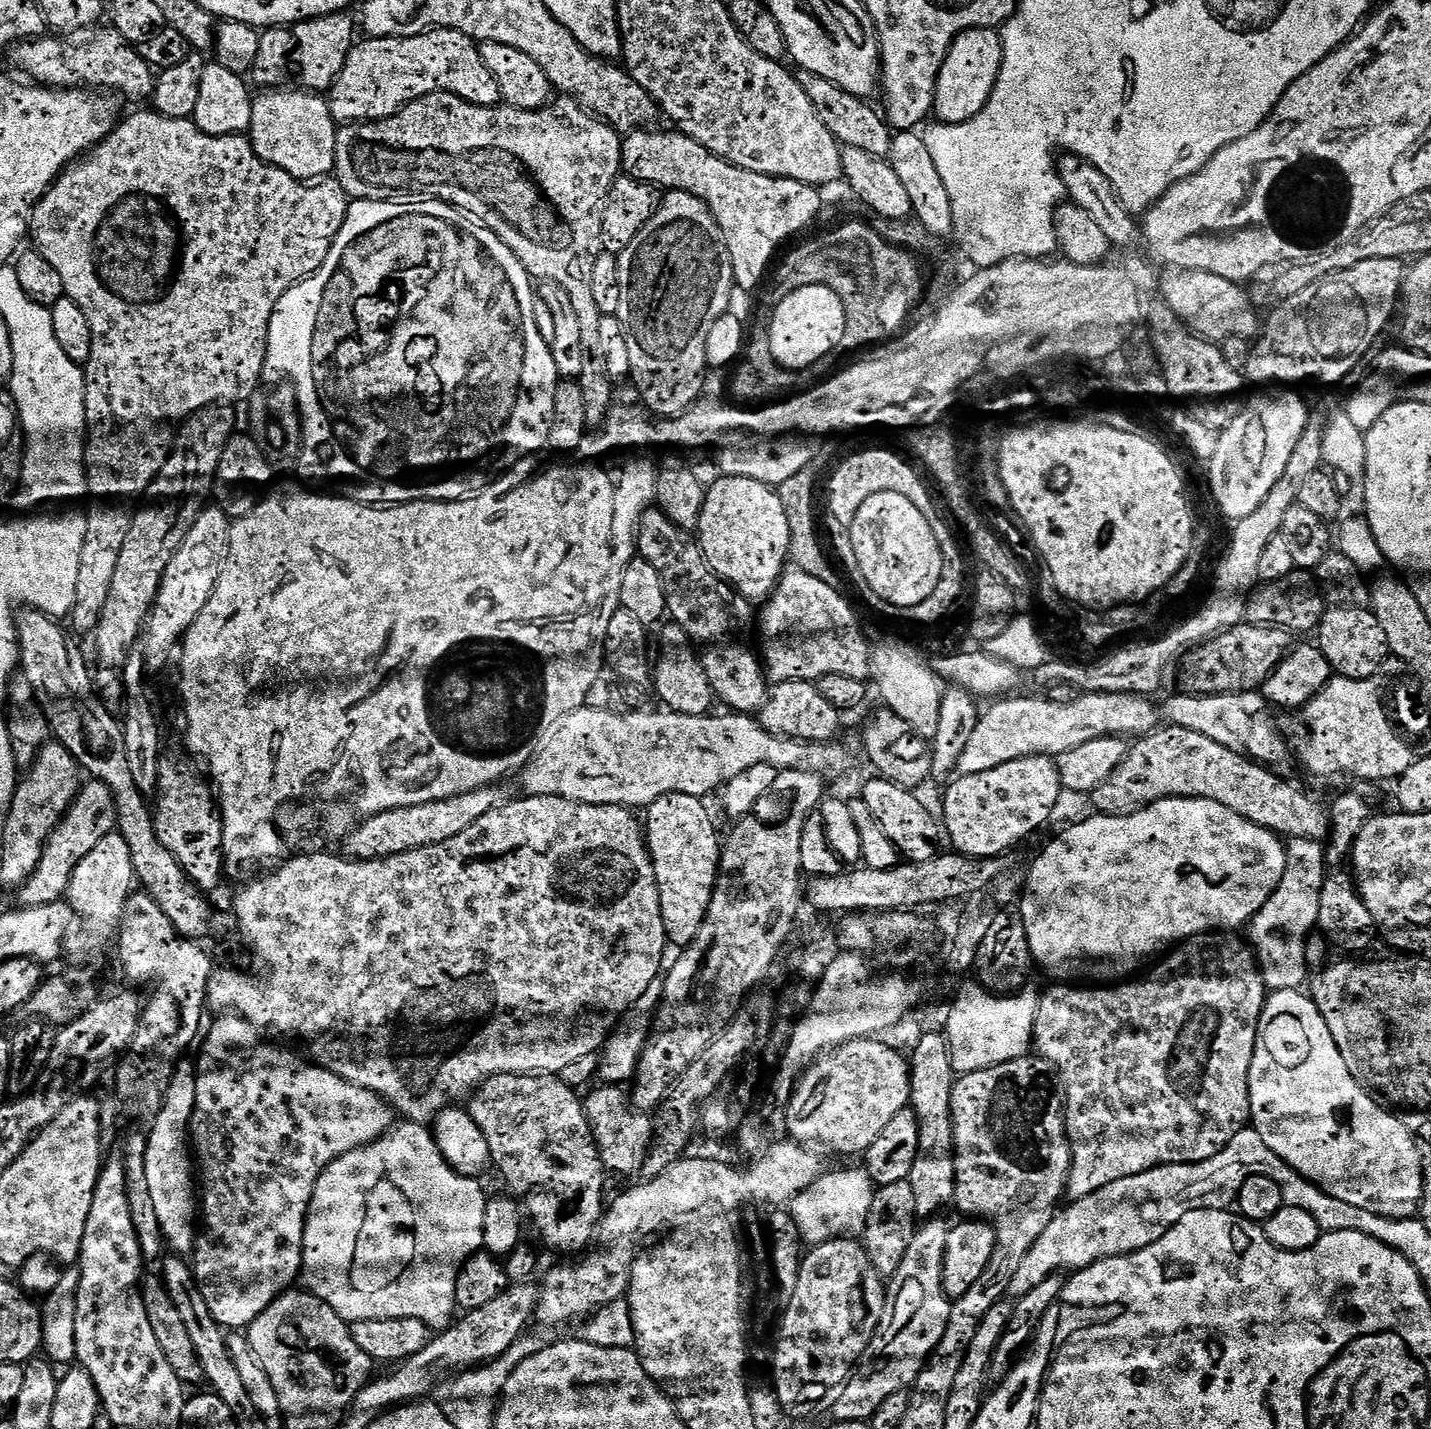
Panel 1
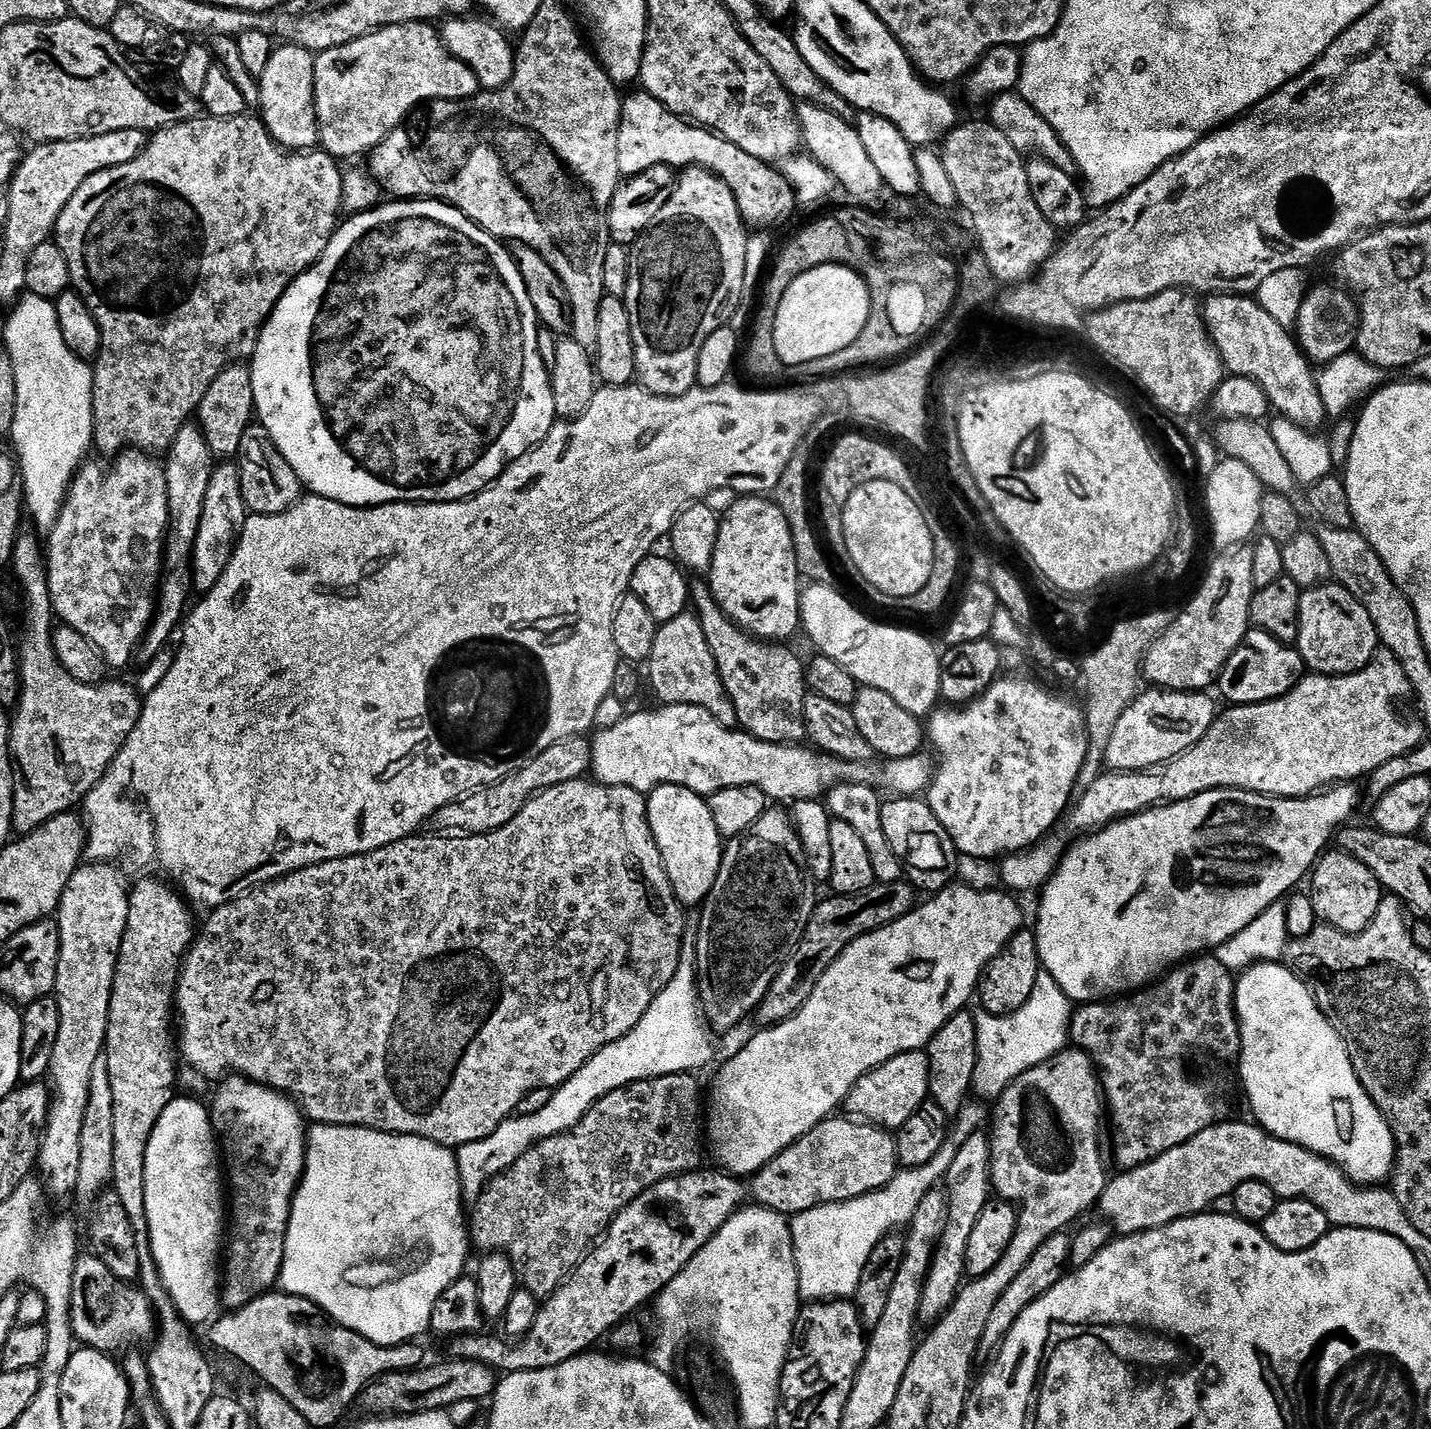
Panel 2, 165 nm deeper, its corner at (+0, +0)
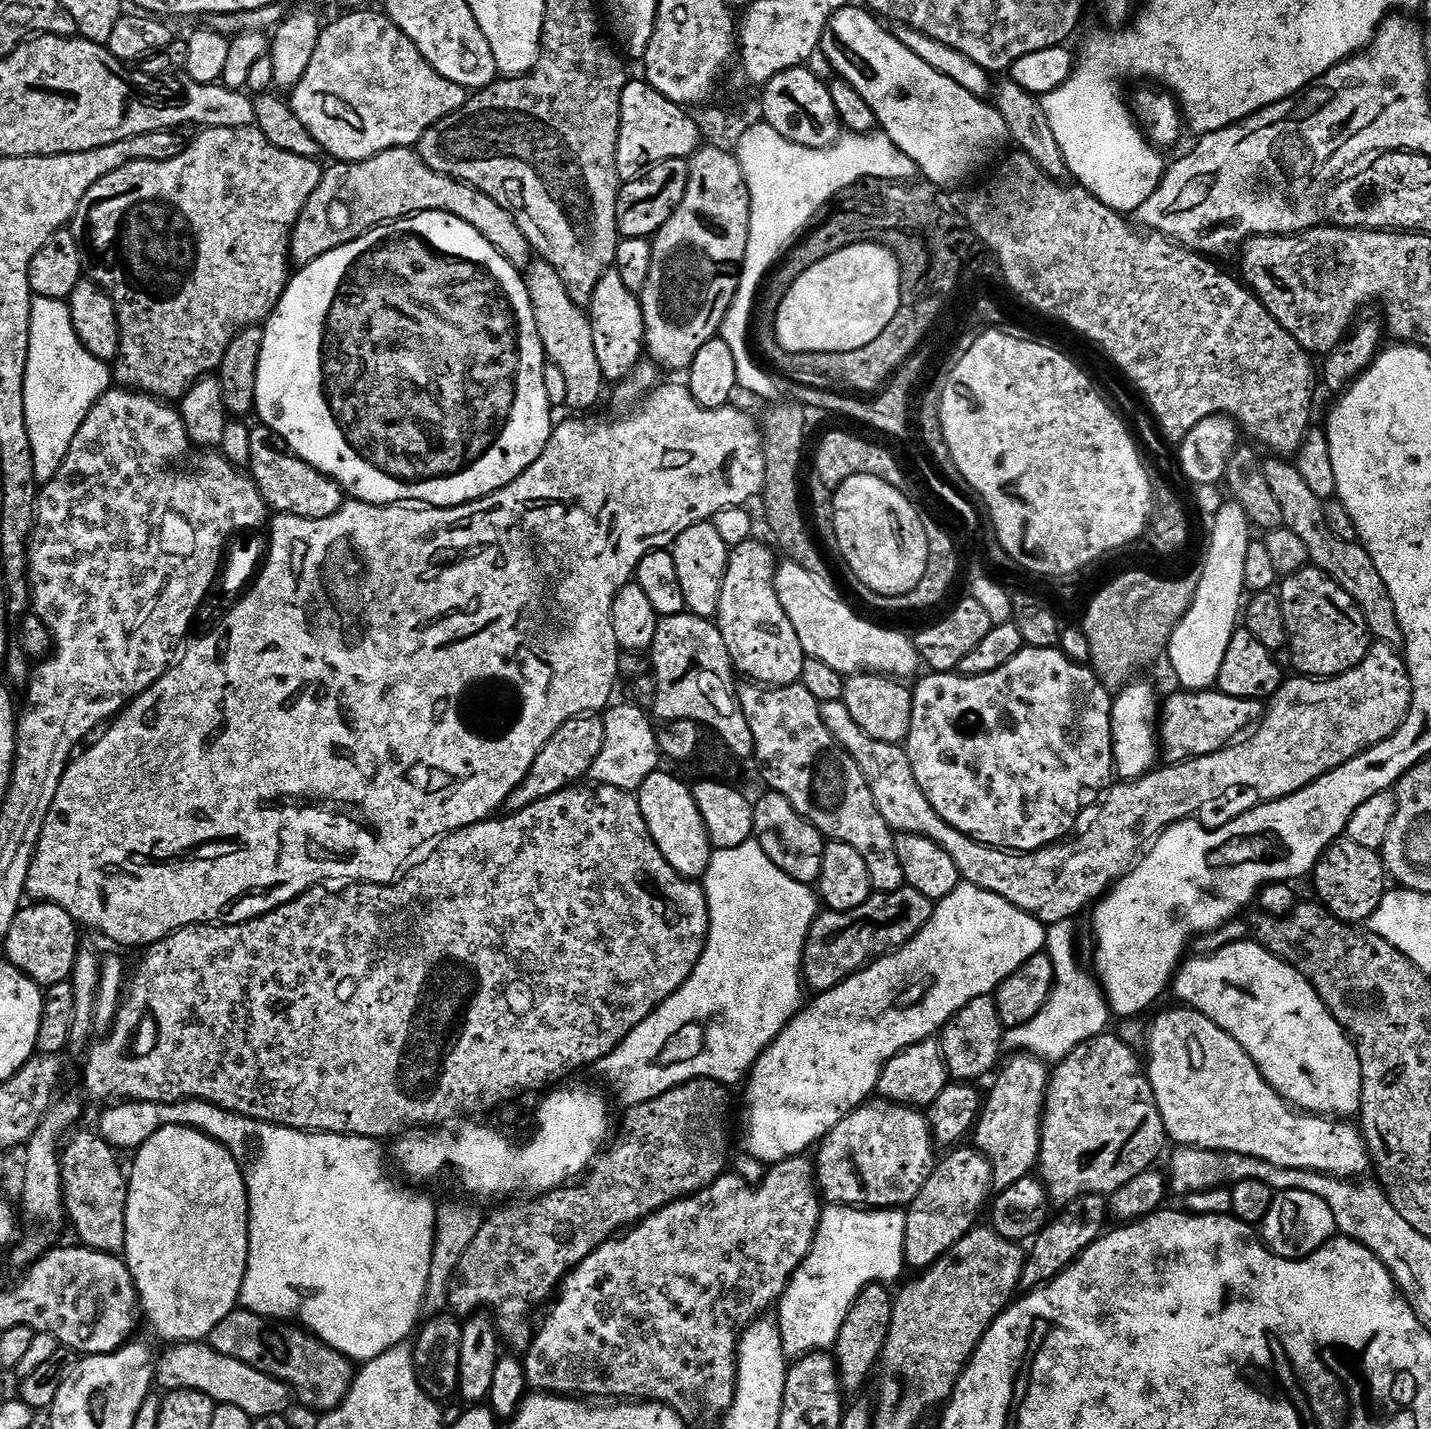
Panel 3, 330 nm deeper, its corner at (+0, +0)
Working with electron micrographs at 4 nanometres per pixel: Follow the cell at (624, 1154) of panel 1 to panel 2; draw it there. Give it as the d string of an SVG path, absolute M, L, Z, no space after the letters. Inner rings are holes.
M675 1072L665 1076L656 1076L653 1080L639 1080L633 1084L627 1084L625 1088L614 1090L606 1094L598 1102L594 1102L592 1109L568 1132L561 1132L559 1136L551 1136L541 1140L539 1144L530 1149L514 1166L510 1166L502 1174L498 1174L482 1190L482 1194L474 1201L473 1210L470 1212L470 1240L473 1245L481 1248L481 1253L503 1252L510 1258L514 1266L519 1283L537 1298L547 1298L555 1294L557 1288L571 1276L572 1271L588 1257L589 1252L596 1247L598 1241L608 1231L612 1219L623 1208L630 1206L634 1198L638 1198L646 1190L650 1190L658 1182L662 1182L671 1176L682 1176L686 1172L695 1172L701 1167L700 1144L702 1148L702 1092L700 1096L700 1084L695 1075L687 1072Z

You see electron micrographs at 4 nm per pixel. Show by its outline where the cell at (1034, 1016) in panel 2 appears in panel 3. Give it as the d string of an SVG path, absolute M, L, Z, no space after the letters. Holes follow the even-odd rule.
M1075 923L1049 924L1046 928L1046 953L1055 964L1055 980L1048 1000L1030 1022L1004 1033L1003 1047L1016 1054L1038 1056L1045 1062L1067 1058L1082 1042L1105 1035L1110 1021L1108 1000L1095 975L1076 961Z

